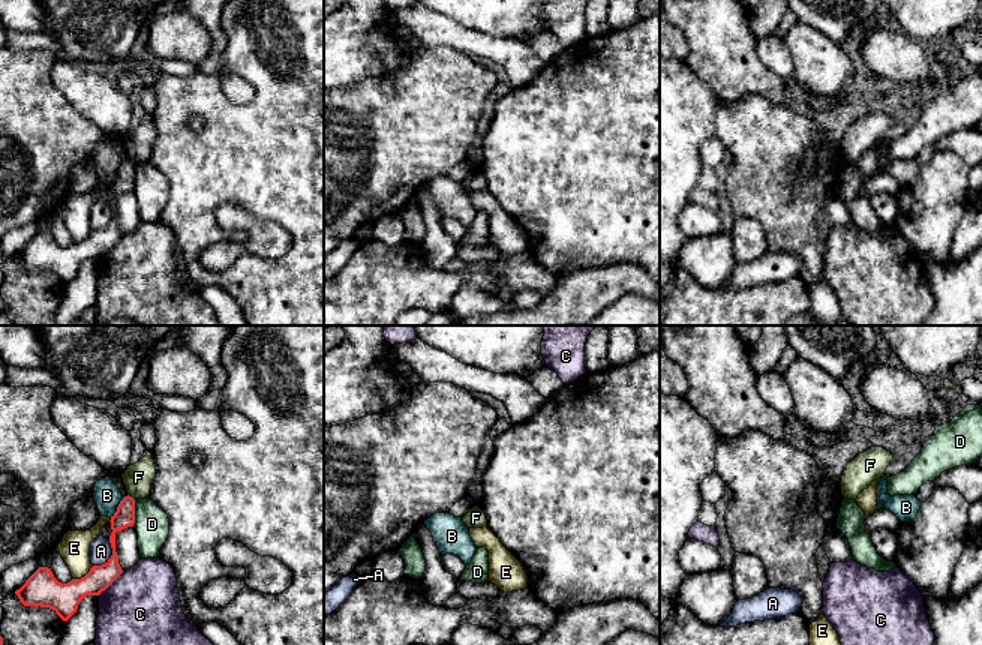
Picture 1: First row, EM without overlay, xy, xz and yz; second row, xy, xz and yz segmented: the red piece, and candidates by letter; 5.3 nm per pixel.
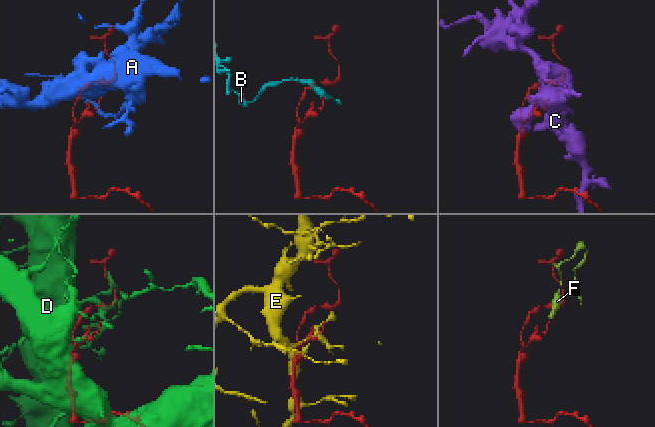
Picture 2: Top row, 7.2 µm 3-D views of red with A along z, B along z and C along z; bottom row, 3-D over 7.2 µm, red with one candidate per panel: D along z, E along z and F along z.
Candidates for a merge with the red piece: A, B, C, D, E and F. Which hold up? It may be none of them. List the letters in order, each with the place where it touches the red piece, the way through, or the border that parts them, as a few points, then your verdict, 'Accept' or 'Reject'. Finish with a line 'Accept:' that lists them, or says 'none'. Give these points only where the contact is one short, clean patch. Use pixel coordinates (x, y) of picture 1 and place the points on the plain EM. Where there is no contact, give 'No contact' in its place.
A: Touches red at xy (111, 221). Reject
B: Touches red at xy (117, 171). Boundary: xy (125, 161), (110, 180). Reject
C: Touches red at xy (110, 248). Boundary: xy (123, 236), (98, 260). Reject
D: Touches red at xy (134, 177). Boundary: xy (135, 165), (135, 186), (132, 189). Reject
E: Touches red at xy (84, 240). Reject
F: Touches red at xy (131, 161). Boundary: xy (128, 158), (135, 164). Reject
Accept: none

